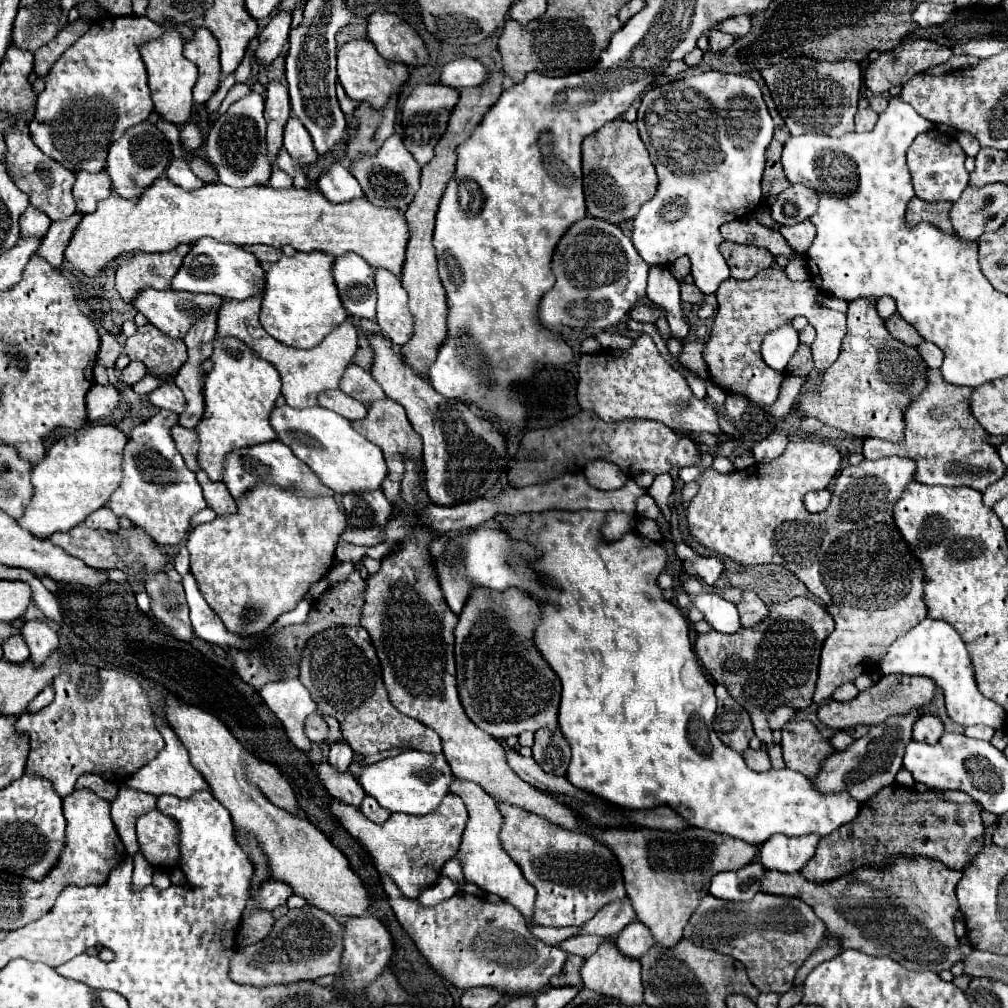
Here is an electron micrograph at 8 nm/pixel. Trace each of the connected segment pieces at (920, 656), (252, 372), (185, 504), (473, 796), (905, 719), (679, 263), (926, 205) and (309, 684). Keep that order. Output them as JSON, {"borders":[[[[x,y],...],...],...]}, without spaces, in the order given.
{"borders":[[[[925,618],[907,634],[903,634],[899,640],[895,640],[887,648],[885,656],[879,660],[879,672],[933,678],[937,686],[941,686],[945,692],[945,704],[947,704],[947,712],[951,714],[951,720],[961,726],[973,726],[973,724],[1003,726],[1005,710],[979,692],[965,642],[959,636],[959,632],[943,620]]],[[[215,338],[211,360],[215,366],[205,380],[205,414],[195,432],[201,444],[201,468],[213,482],[221,482],[229,452],[277,440],[277,432],[269,424],[269,414],[275,408],[275,400],[281,396],[281,378],[269,362],[255,358],[251,348],[237,338]]],[[[159,410],[153,418],[131,430],[127,446],[123,450],[123,482],[111,494],[107,504],[117,516],[127,516],[135,526],[143,528],[161,546],[181,544],[191,528],[191,518],[199,510],[207,508],[195,474],[185,466],[183,456],[177,452],[171,438],[171,428],[177,424],[177,418],[179,416],[175,412]]],[[[459,778],[453,780],[451,792],[461,796],[461,800],[465,802],[467,812],[469,812],[469,820],[467,820],[467,826],[465,826],[465,832],[461,838],[461,846],[455,854],[455,858],[463,866],[465,880],[477,884],[483,892],[495,894],[501,900],[513,904],[525,916],[525,920],[531,920],[533,904],[535,904],[535,888],[525,880],[521,868],[513,862],[513,858],[509,854],[505,854],[505,850],[501,846],[499,832],[503,826],[503,816],[497,810],[497,802],[479,784],[465,782]]],[[[913,710],[905,716],[891,716],[879,726],[871,726],[871,732],[851,744],[845,752],[833,752],[825,762],[821,764],[821,770],[811,780],[811,786],[823,794],[833,792],[847,792],[855,800],[865,802],[869,796],[875,796],[883,786],[889,786],[895,782],[895,774],[903,766],[903,752],[905,744],[911,740],[911,728],[915,720],[919,718],[919,712]]],[[[683,256],[683,258],[679,258],[679,260],[675,260],[673,262],[673,266],[671,266],[671,274],[679,280],[679,282],[683,282],[687,276],[689,276],[689,268],[691,268],[691,264],[689,264],[689,258],[687,256]]],[[[913,198],[909,202],[905,218],[907,218],[909,226],[917,226],[921,222],[929,222],[929,224],[937,226],[941,232],[955,234],[951,222],[949,222],[951,206],[953,206],[951,202],[925,202],[925,200]]],[[[337,626],[313,636],[303,650],[299,680],[311,692],[313,700],[321,708],[321,714],[339,720],[341,732],[355,752],[363,756],[379,754],[391,748],[411,748],[431,754],[441,752],[439,734],[401,714],[387,698],[381,666],[365,628]]]]}

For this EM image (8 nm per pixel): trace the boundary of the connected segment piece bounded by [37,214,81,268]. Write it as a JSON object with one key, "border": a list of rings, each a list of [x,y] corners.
{"border":[[[73,214],[69,220],[53,222],[45,240],[41,240],[41,246],[37,248],[37,256],[49,262],[53,268],[57,268],[63,262],[63,250],[67,246],[69,236],[73,234],[73,228],[79,224],[81,216]]]}

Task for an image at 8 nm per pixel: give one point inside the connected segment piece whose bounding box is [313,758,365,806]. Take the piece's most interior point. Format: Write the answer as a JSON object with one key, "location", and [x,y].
{"location":[341,785]}

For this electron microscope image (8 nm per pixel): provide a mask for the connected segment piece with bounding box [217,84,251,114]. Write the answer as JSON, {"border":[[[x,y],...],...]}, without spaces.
{"border":[[[235,84],[231,90],[229,90],[229,94],[225,96],[225,100],[221,102],[221,106],[219,106],[219,110],[217,110],[217,114],[223,114],[233,102],[237,102],[239,98],[243,98],[245,94],[249,94],[251,90],[249,90],[249,86],[247,84]]]}

